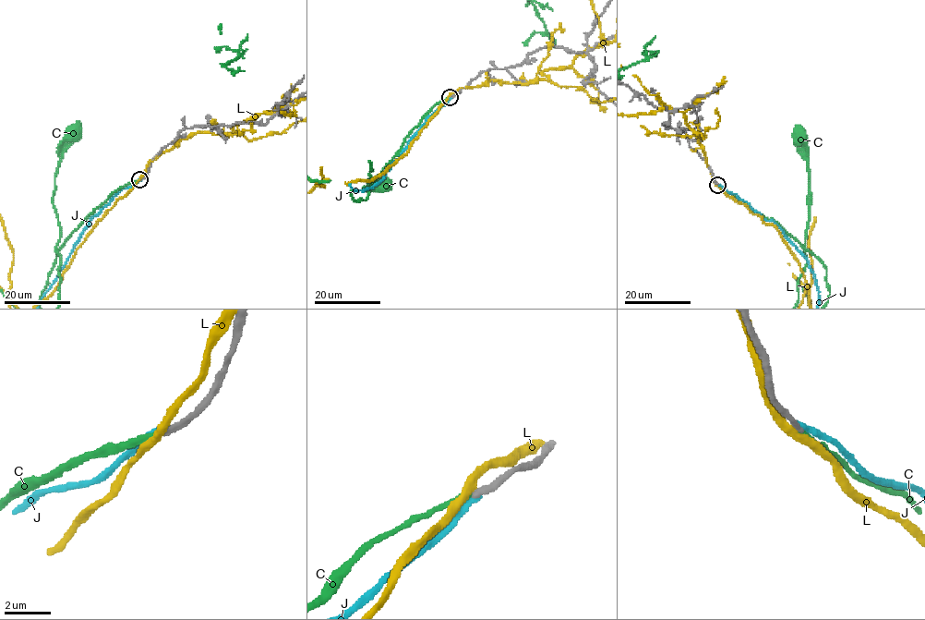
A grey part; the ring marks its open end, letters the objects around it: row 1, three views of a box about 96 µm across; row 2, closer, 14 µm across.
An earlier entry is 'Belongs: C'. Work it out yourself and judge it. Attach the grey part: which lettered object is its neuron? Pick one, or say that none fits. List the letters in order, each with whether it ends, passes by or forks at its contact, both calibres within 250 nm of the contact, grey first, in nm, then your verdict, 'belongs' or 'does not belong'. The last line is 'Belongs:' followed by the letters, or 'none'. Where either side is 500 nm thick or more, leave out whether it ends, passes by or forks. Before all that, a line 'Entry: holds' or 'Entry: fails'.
Entry: holds
C: it ends there; 240 nm thick on the grey side, 240 nm on the other; belongs
J: it ends there; 280 nm thick on the grey side, 320 nm on the other; does not belong
L: it passes by; 280 nm thick on the grey side, 360 nm on the other; does not belong
Belongs: C

